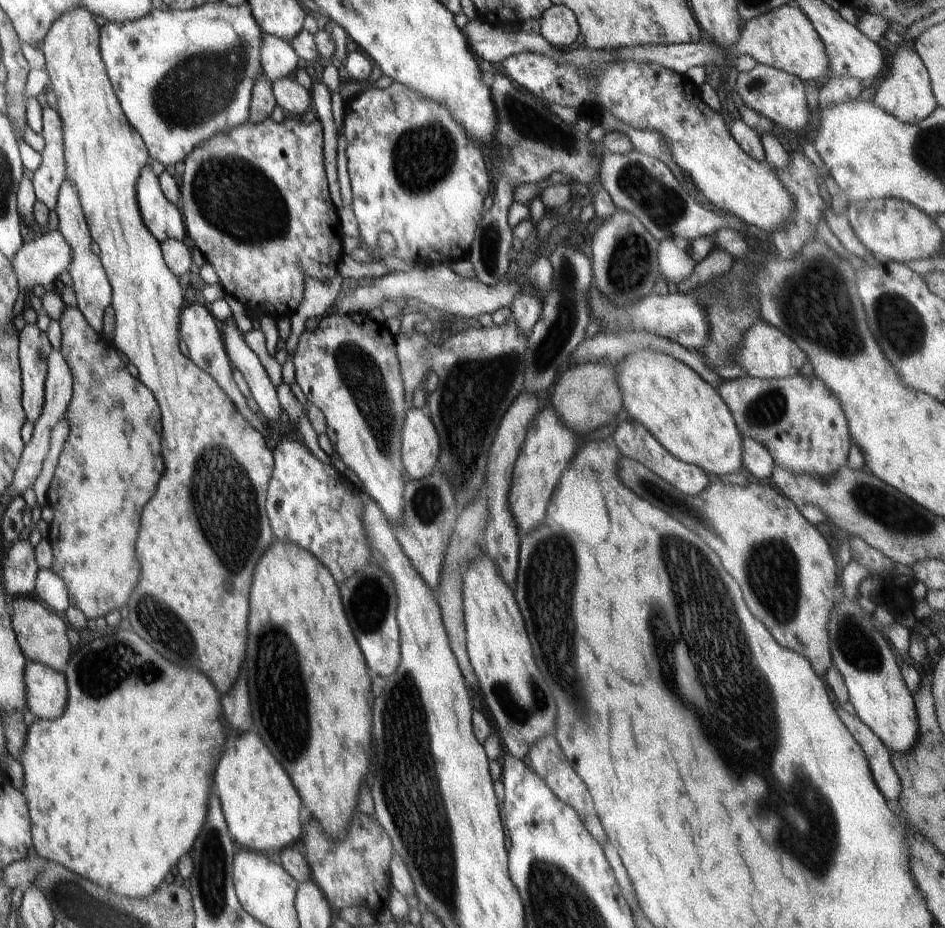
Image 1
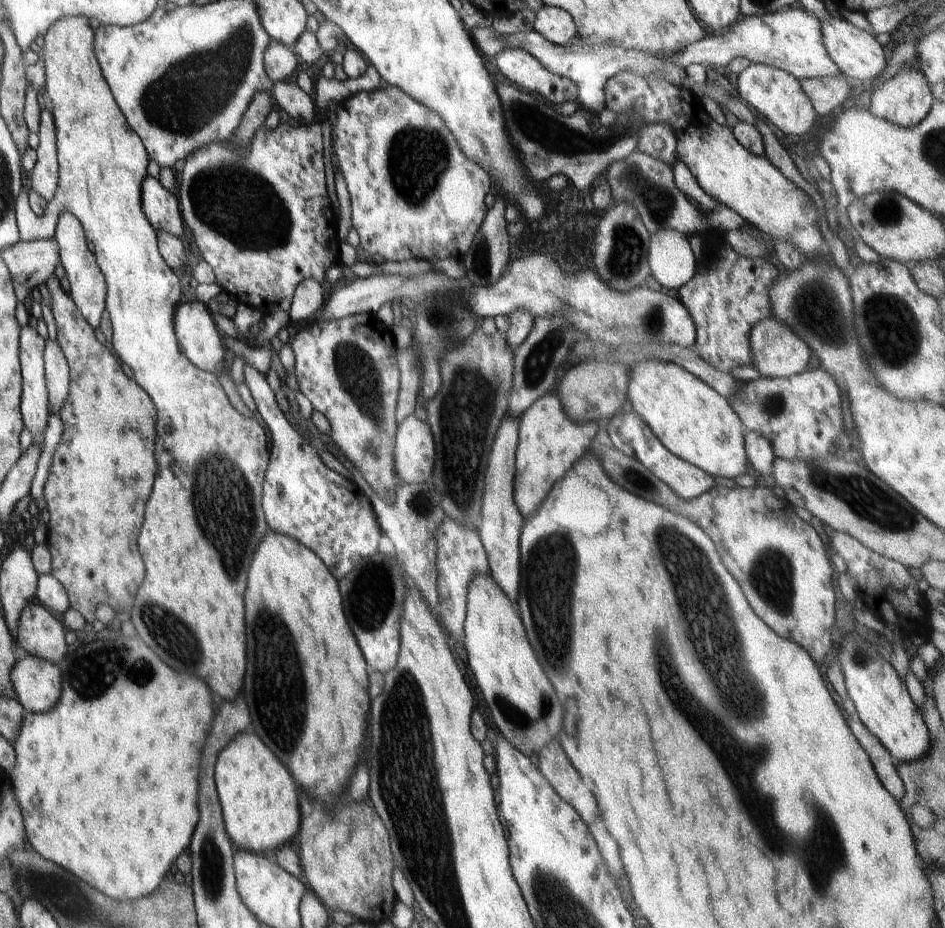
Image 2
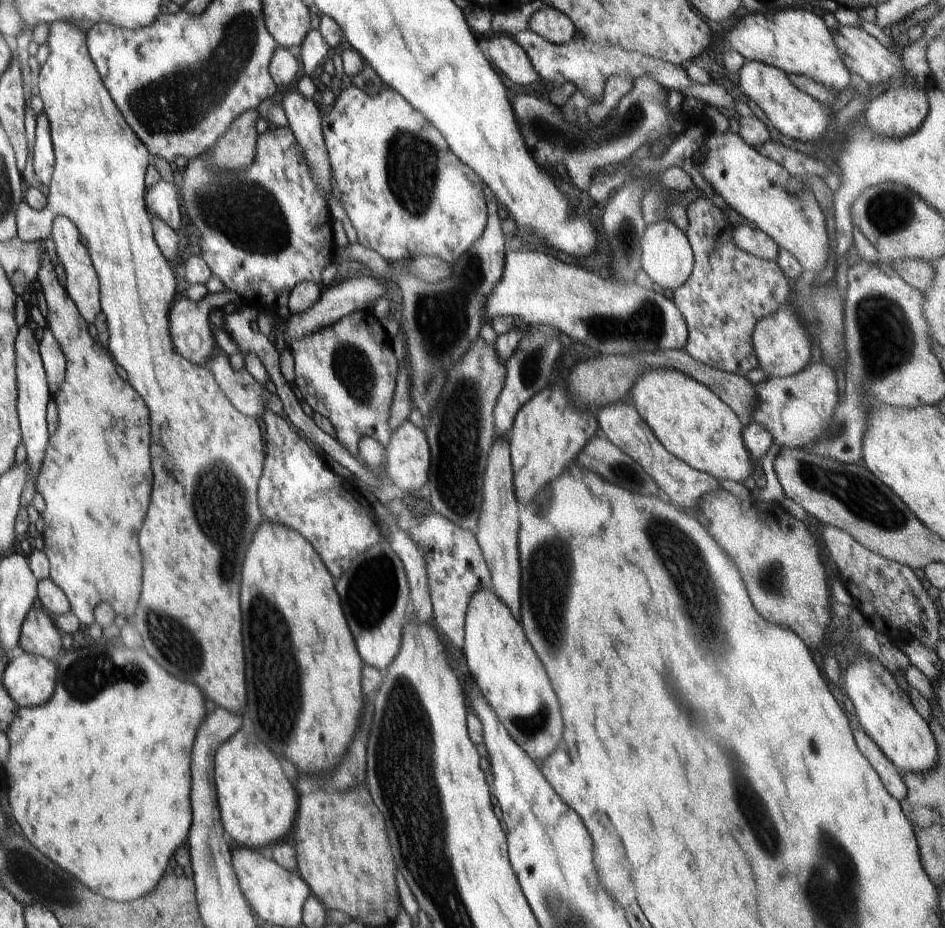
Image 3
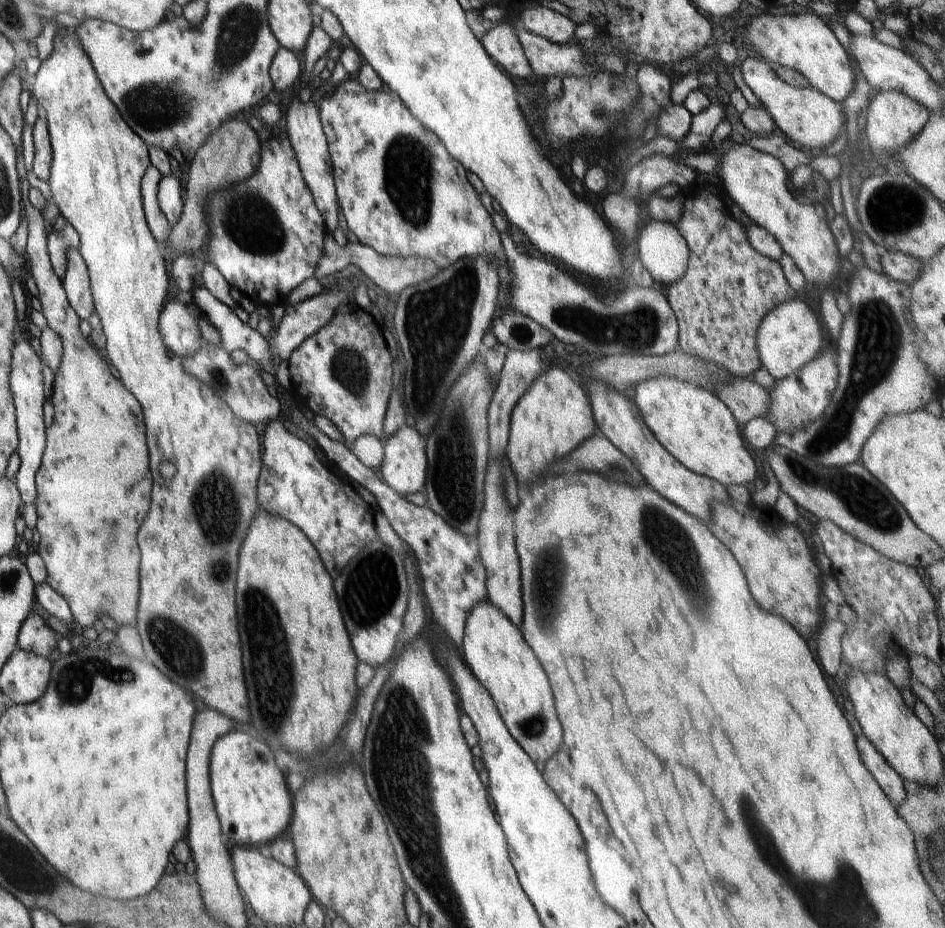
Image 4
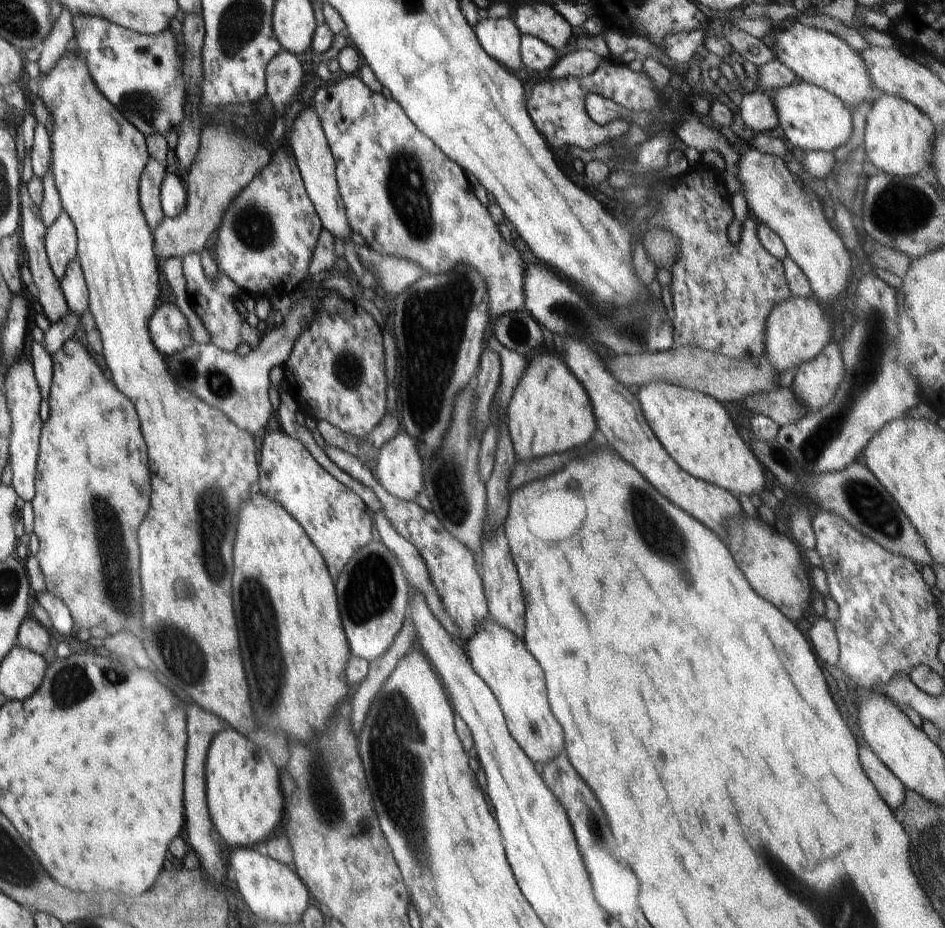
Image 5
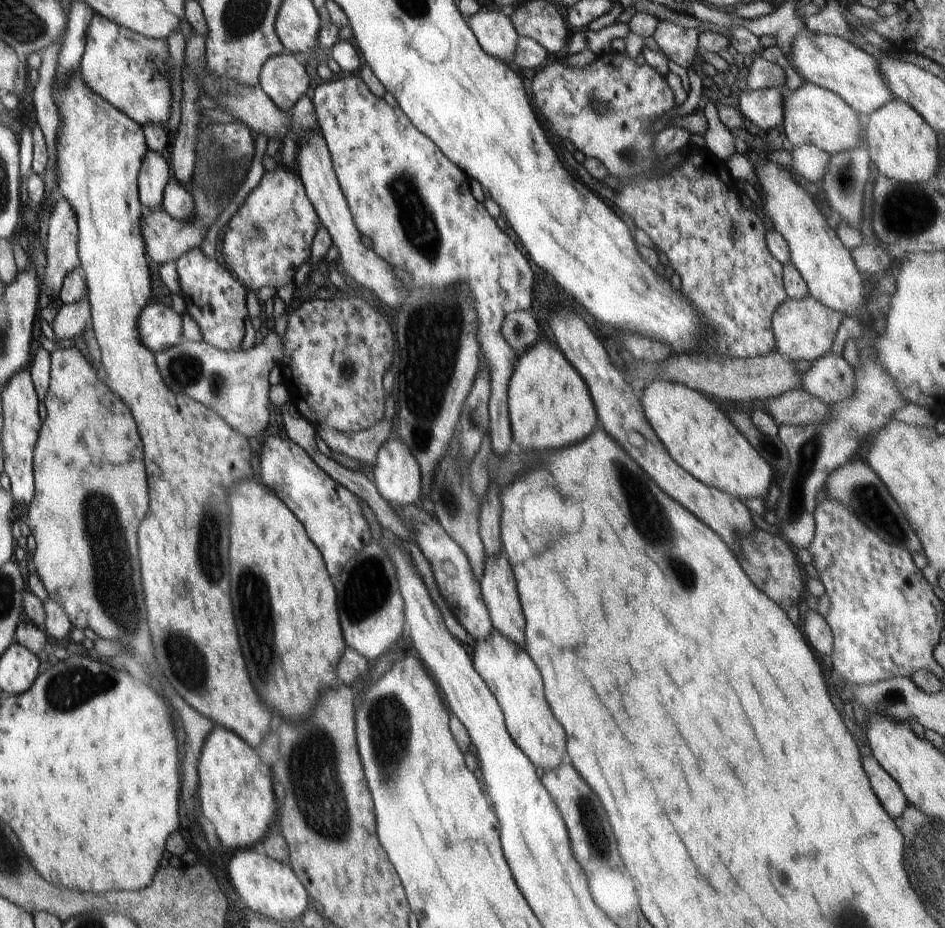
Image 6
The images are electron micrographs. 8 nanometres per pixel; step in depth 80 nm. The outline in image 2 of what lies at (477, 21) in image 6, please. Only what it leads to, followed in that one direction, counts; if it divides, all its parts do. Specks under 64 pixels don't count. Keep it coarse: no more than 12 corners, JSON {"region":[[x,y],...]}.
{"region":[[530,53],[495,56],[510,82],[554,105],[579,103],[576,84],[549,73]]}

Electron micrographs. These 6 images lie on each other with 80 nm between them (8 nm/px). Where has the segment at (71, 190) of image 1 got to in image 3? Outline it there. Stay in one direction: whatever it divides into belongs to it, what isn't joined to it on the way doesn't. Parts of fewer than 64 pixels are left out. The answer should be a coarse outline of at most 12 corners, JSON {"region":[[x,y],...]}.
{"region":[[53,220],[51,235],[66,292],[92,327],[100,283],[76,225]]}

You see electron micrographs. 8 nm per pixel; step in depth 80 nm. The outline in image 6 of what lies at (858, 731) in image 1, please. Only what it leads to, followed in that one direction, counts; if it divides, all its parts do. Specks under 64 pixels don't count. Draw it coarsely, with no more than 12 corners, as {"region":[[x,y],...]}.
{"region":[[873,756],[861,758],[874,795],[893,819],[908,800]]}

